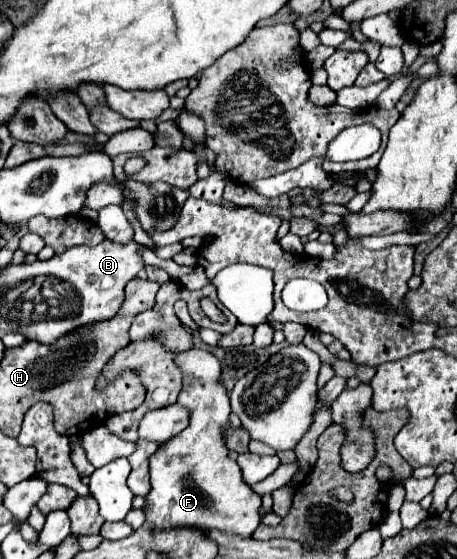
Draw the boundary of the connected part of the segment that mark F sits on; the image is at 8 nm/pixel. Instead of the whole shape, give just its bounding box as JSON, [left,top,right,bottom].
[144,349,260,537]

